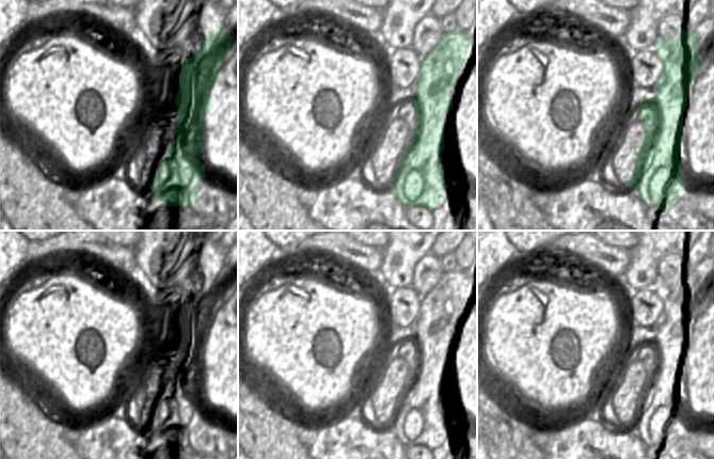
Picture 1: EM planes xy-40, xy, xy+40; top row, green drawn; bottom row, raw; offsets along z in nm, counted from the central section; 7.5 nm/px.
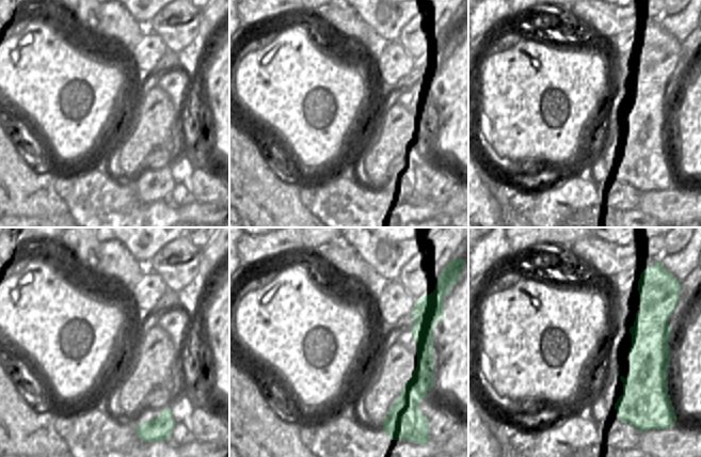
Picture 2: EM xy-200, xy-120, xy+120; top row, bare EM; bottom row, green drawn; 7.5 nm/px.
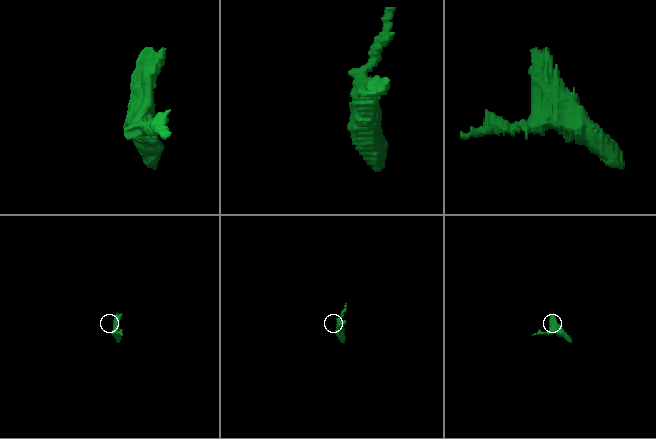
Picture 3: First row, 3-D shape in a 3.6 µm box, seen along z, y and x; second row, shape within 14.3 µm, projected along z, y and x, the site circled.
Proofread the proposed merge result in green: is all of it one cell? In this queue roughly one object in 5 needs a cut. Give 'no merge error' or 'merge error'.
merge error

